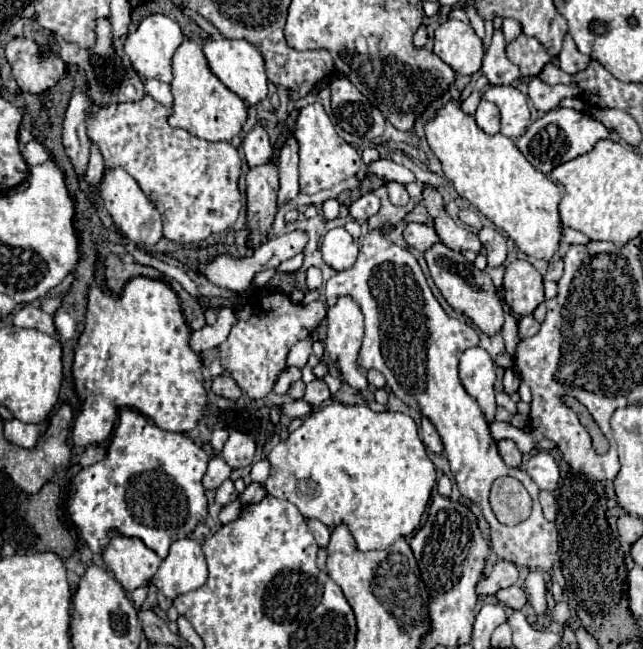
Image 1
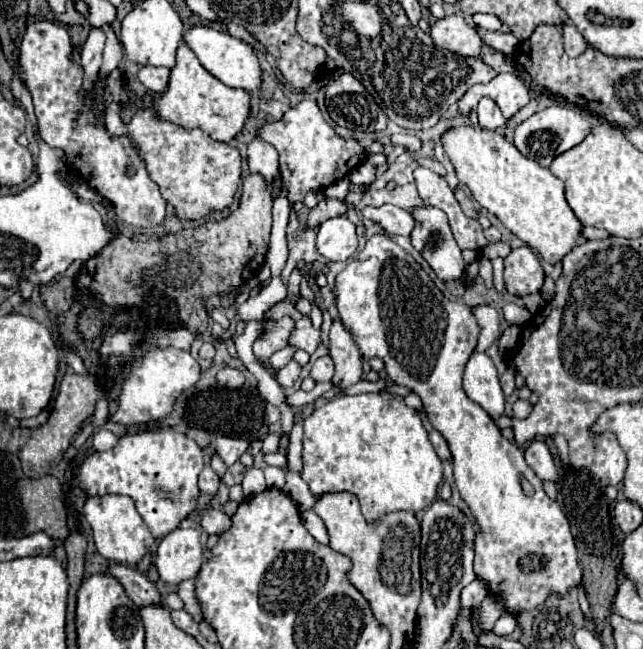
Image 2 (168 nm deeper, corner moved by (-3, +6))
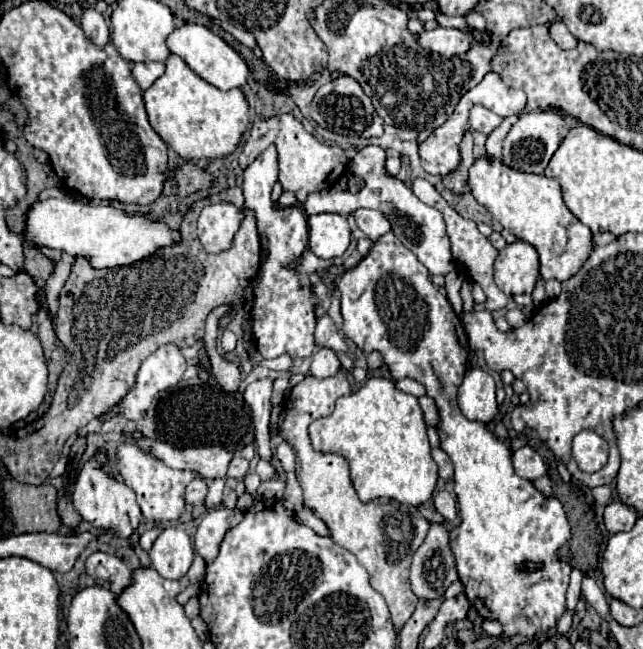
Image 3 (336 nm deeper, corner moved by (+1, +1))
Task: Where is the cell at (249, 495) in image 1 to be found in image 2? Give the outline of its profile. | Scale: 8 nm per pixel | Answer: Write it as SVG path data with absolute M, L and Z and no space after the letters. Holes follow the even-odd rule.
M248 469L242 481L244 487L244 497L254 497L258 493L262 493L266 489L266 481L264 481L264 473L260 469Z

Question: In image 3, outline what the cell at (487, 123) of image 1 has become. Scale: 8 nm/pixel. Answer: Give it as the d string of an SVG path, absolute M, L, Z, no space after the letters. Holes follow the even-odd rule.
M474 106L470 110L470 124L474 130L478 130L482 134L490 134L494 128L498 128L502 124L502 116L494 114L492 110L488 110L484 106Z

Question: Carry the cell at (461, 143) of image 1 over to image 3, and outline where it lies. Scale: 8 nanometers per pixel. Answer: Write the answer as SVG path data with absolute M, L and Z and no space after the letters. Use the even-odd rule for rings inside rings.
M478 158L474 162L474 166L470 168L470 188L472 188L472 196L476 198L478 204L482 204L494 220L498 220L502 224L502 228L510 230L516 238L530 242L538 256L540 256L540 276L544 280L558 280L558 282L566 282L566 278L574 276L580 268L582 262L586 262L590 250L592 250L592 232L588 226L584 226L564 204L562 200L562 192L560 192L560 184L552 178L546 178L544 174L526 174L526 172L516 172L508 166L504 166L502 162L492 162L488 158Z

